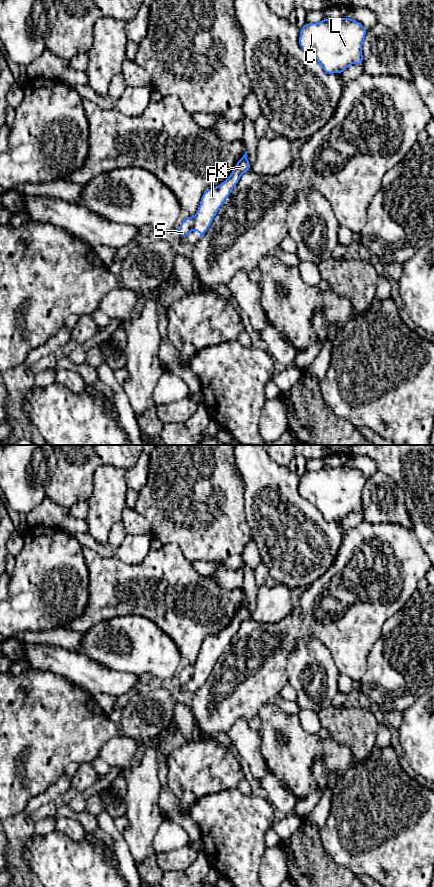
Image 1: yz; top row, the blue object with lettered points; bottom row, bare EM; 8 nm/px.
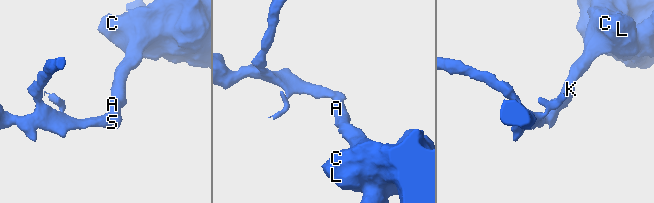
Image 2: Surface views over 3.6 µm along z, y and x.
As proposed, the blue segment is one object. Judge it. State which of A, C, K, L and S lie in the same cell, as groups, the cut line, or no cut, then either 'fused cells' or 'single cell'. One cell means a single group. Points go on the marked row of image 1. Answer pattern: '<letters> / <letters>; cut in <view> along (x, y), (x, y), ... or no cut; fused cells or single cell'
A C K L / S; cut in yz along (194, 217), (194, 226), (192, 228); fused cells

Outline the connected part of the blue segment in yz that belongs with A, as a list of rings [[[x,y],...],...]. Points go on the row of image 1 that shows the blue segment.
[[[247,151],[240,158],[235,165],[230,176],[220,185],[205,190],[200,200],[200,205],[195,215],[194,230],[200,233],[202,238],[213,219],[215,218],[218,210],[224,204],[227,197],[230,196],[233,188],[237,185],[241,175],[251,170],[251,165],[247,158]]]

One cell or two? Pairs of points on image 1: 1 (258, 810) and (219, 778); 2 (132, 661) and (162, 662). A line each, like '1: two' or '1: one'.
1: two
2: one

